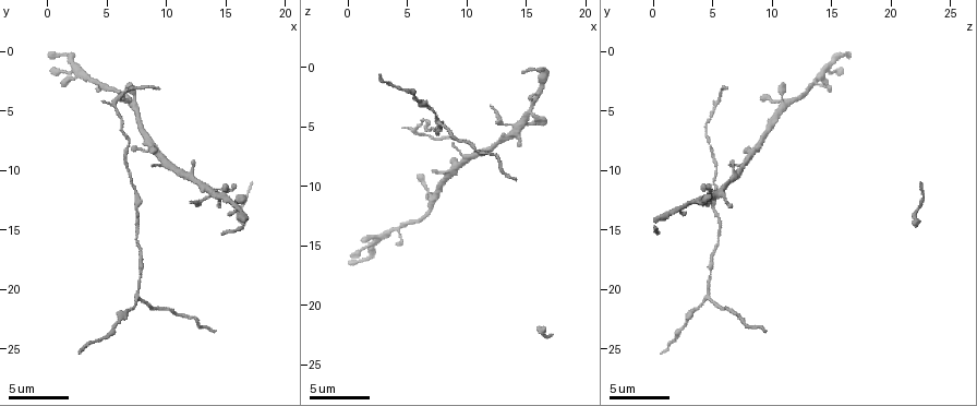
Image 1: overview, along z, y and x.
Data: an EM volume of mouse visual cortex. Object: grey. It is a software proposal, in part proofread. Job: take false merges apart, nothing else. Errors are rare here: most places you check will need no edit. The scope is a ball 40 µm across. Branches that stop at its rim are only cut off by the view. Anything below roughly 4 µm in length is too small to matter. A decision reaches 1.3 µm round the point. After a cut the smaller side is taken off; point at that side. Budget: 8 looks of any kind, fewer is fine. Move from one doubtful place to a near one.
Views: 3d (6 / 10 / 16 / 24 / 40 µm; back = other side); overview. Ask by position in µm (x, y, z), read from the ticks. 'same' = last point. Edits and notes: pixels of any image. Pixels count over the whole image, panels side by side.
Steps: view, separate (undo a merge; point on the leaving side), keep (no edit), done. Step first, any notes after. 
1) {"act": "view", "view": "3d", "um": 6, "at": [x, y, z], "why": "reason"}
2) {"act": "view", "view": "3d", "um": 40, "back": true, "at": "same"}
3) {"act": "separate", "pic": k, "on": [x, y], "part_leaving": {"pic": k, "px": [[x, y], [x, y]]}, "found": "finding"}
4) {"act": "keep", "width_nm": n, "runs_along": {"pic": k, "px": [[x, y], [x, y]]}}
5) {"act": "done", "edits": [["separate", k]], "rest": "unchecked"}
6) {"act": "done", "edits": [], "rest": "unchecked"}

{"act": "view", "view": "3d", "um": 10, "at": [10.2, 9.4, 7.6], "why": "three arms meet"}

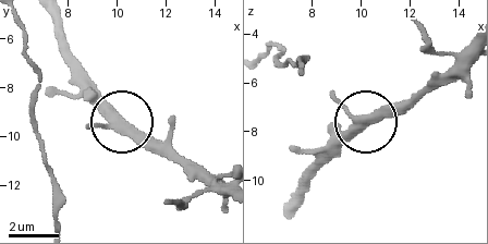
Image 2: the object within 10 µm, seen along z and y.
{"act": "keep", "arms": 3, "runs_along": {"pic": 2, "px": [[366, 119], [329, 144], [293, 148]]}, "found": "continuous, no second cell"}

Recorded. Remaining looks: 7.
{"act": "view", "view": "3d", "um": 10, "at": [7.8, 20.6, 4.6], "why": "a fork"}

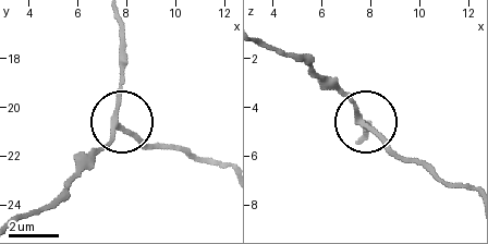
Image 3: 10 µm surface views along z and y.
{"act": "view", "view": "3d", "um": 10, "back": true, "at": [7.9, 20.9, 4.6]}

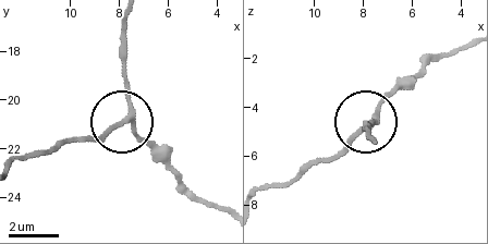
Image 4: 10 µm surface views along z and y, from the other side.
{"act": "keep", "arms": 3, "found": "continuous, no second cell"}

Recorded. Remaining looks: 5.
{"act": "view", "view": "3d", "um": 10, "at": [7.6, 13.8, 5.4], "why": "calibre changes"}

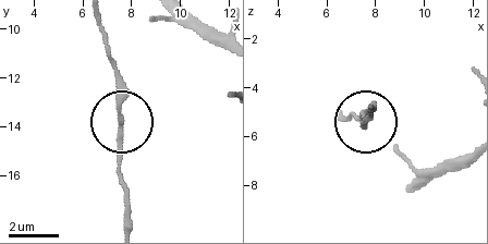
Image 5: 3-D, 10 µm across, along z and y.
{"act": "keep", "found": "one cell here"}

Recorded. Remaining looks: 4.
{"act": "view", "view": "3d", "um": 6, "at": [14.2, 12.0, 5.6], "why": "four-way junction"}

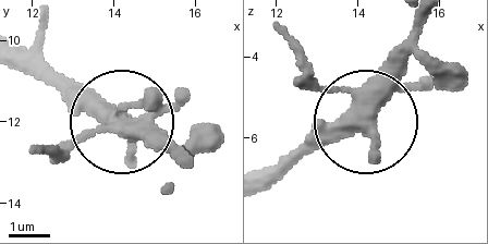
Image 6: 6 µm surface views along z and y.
{"act": "keep", "width_nm": 390, "runs_along": {"pic": 6, "px": [[267, 168], [350, 133], [364, 92], [423, 19]]}, "found": "continuous, no second cell"}

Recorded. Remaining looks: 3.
{"act": "done", "edits": [], "rest": "unchecked"}

